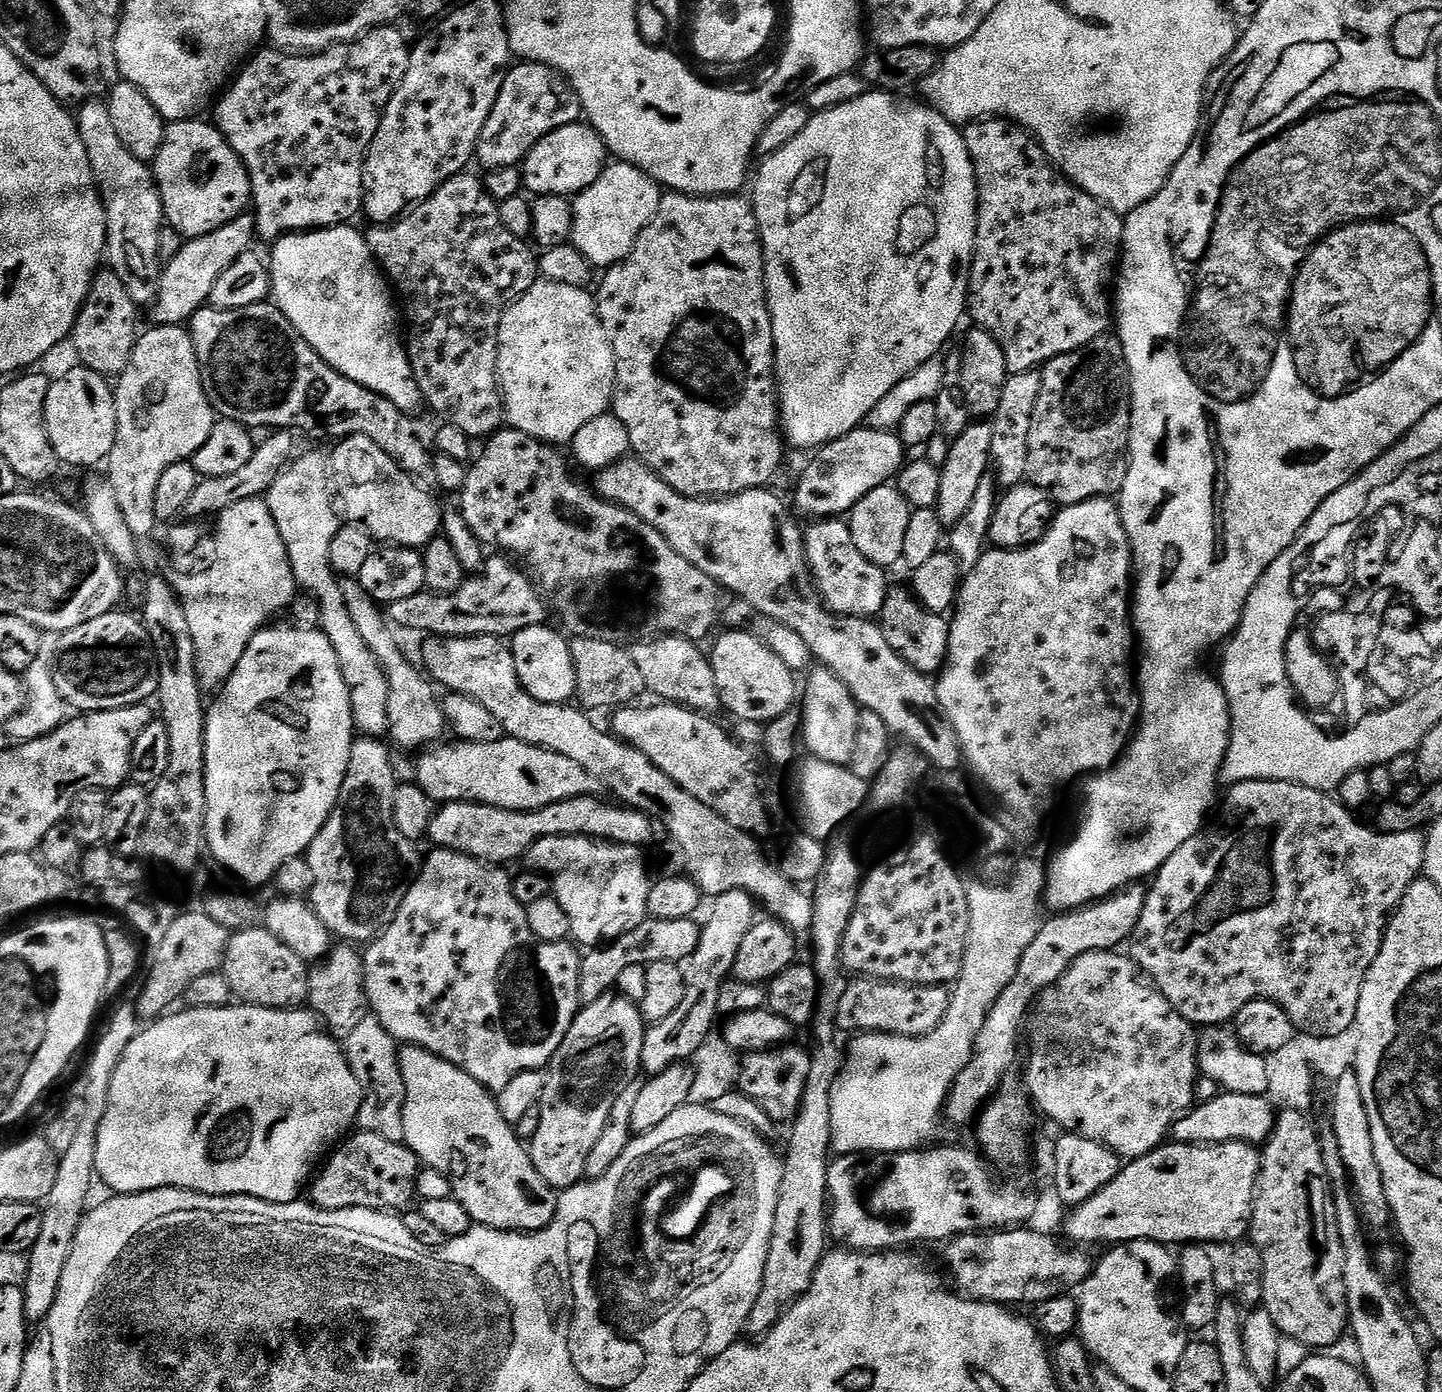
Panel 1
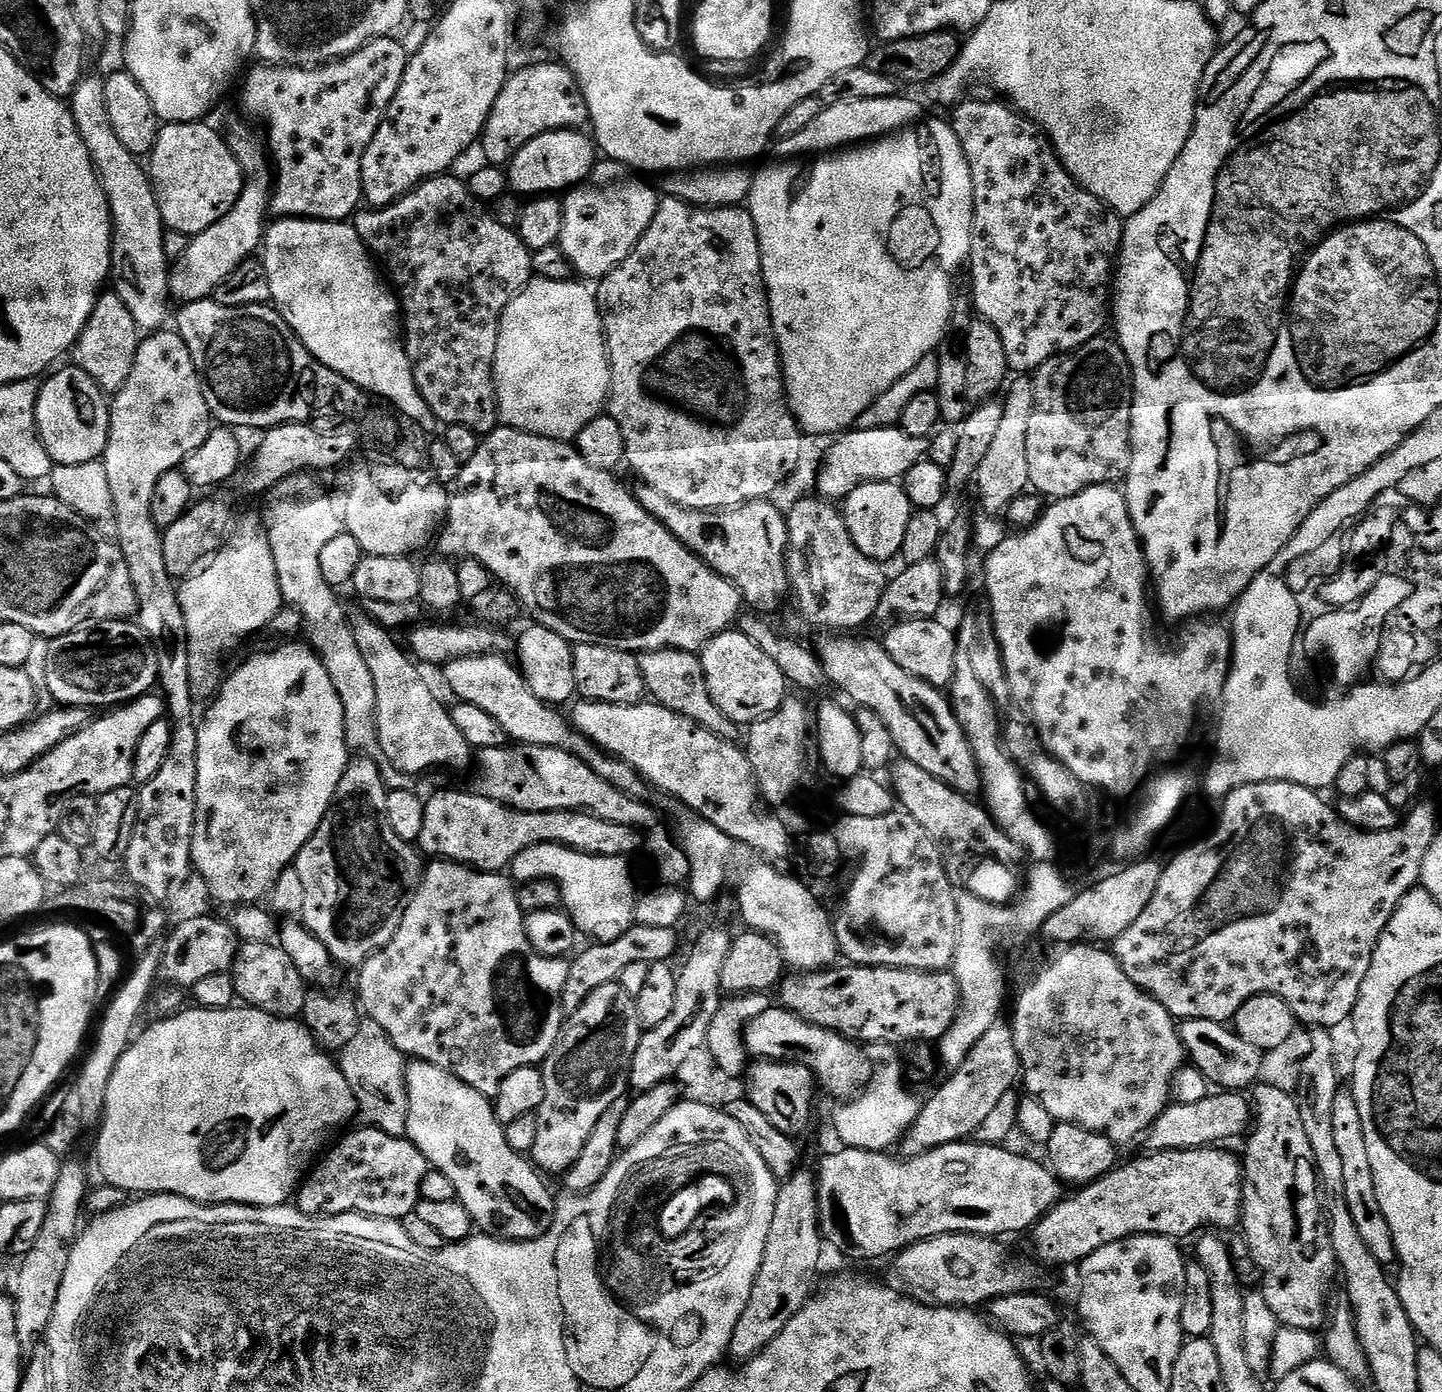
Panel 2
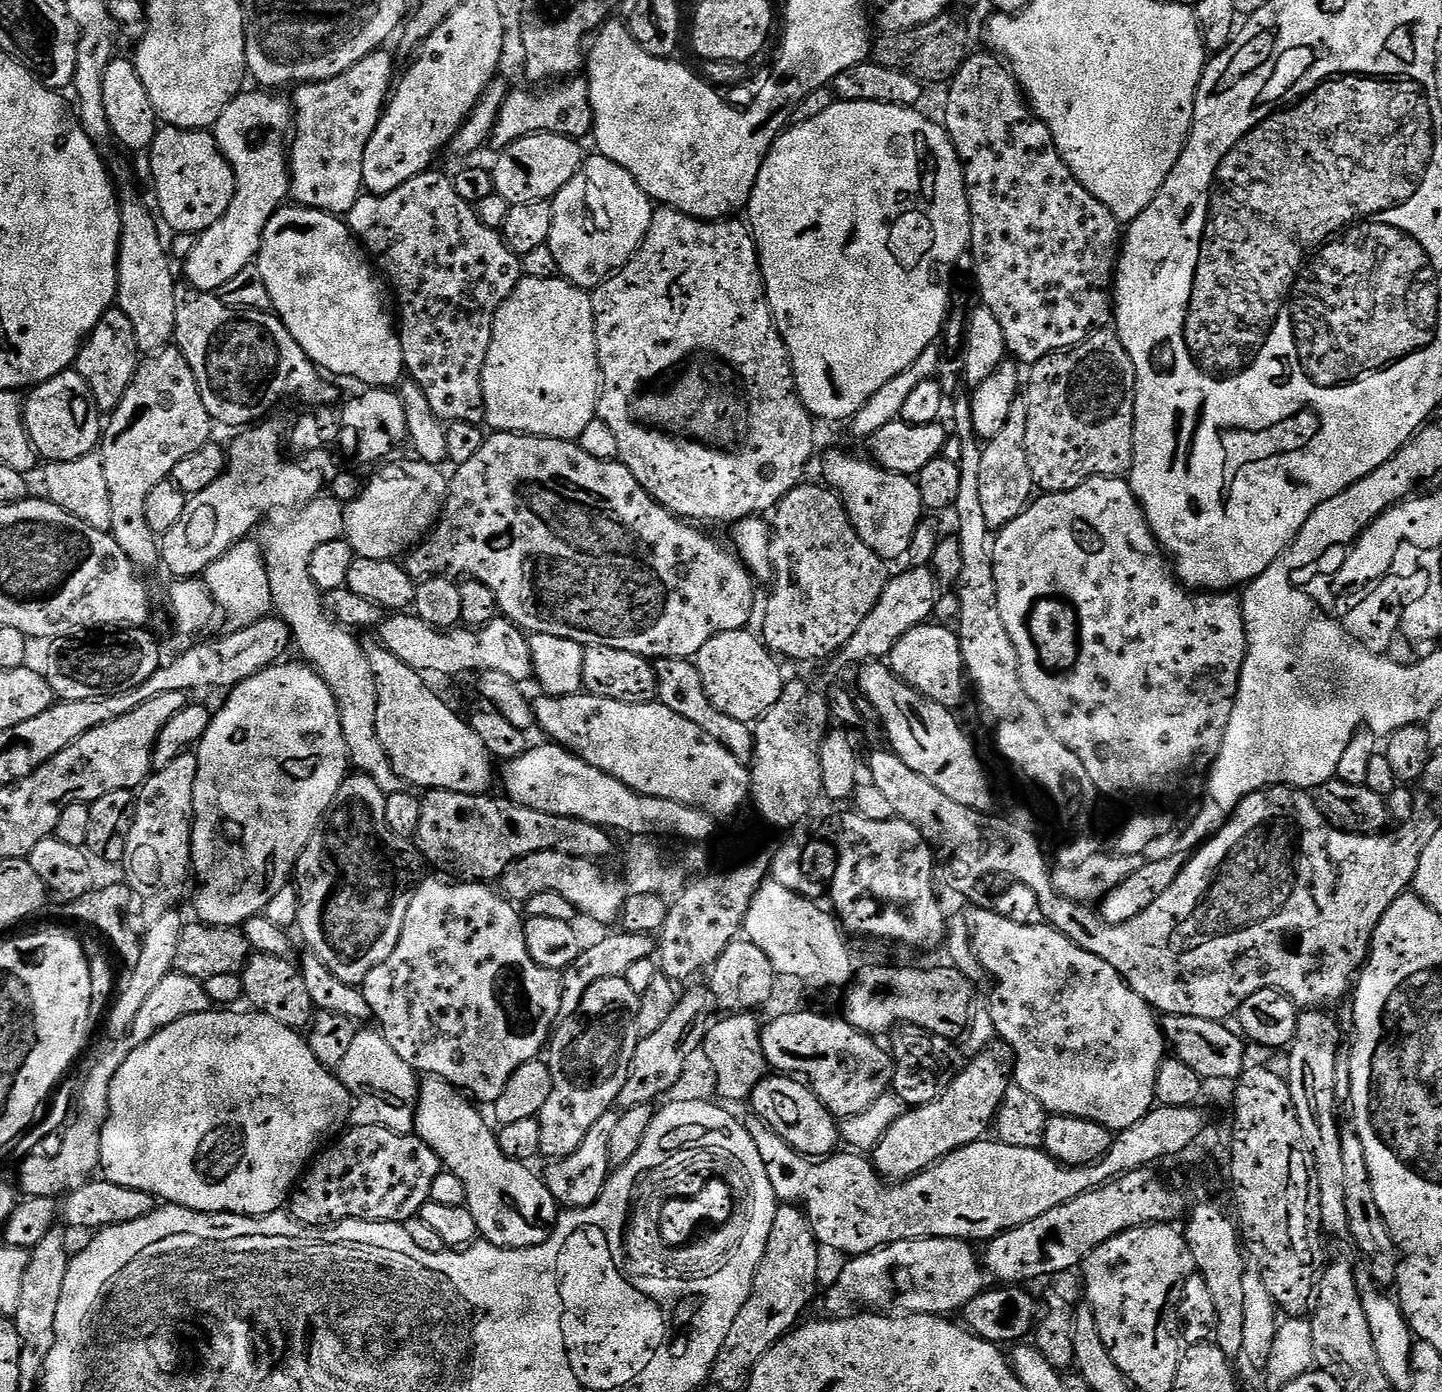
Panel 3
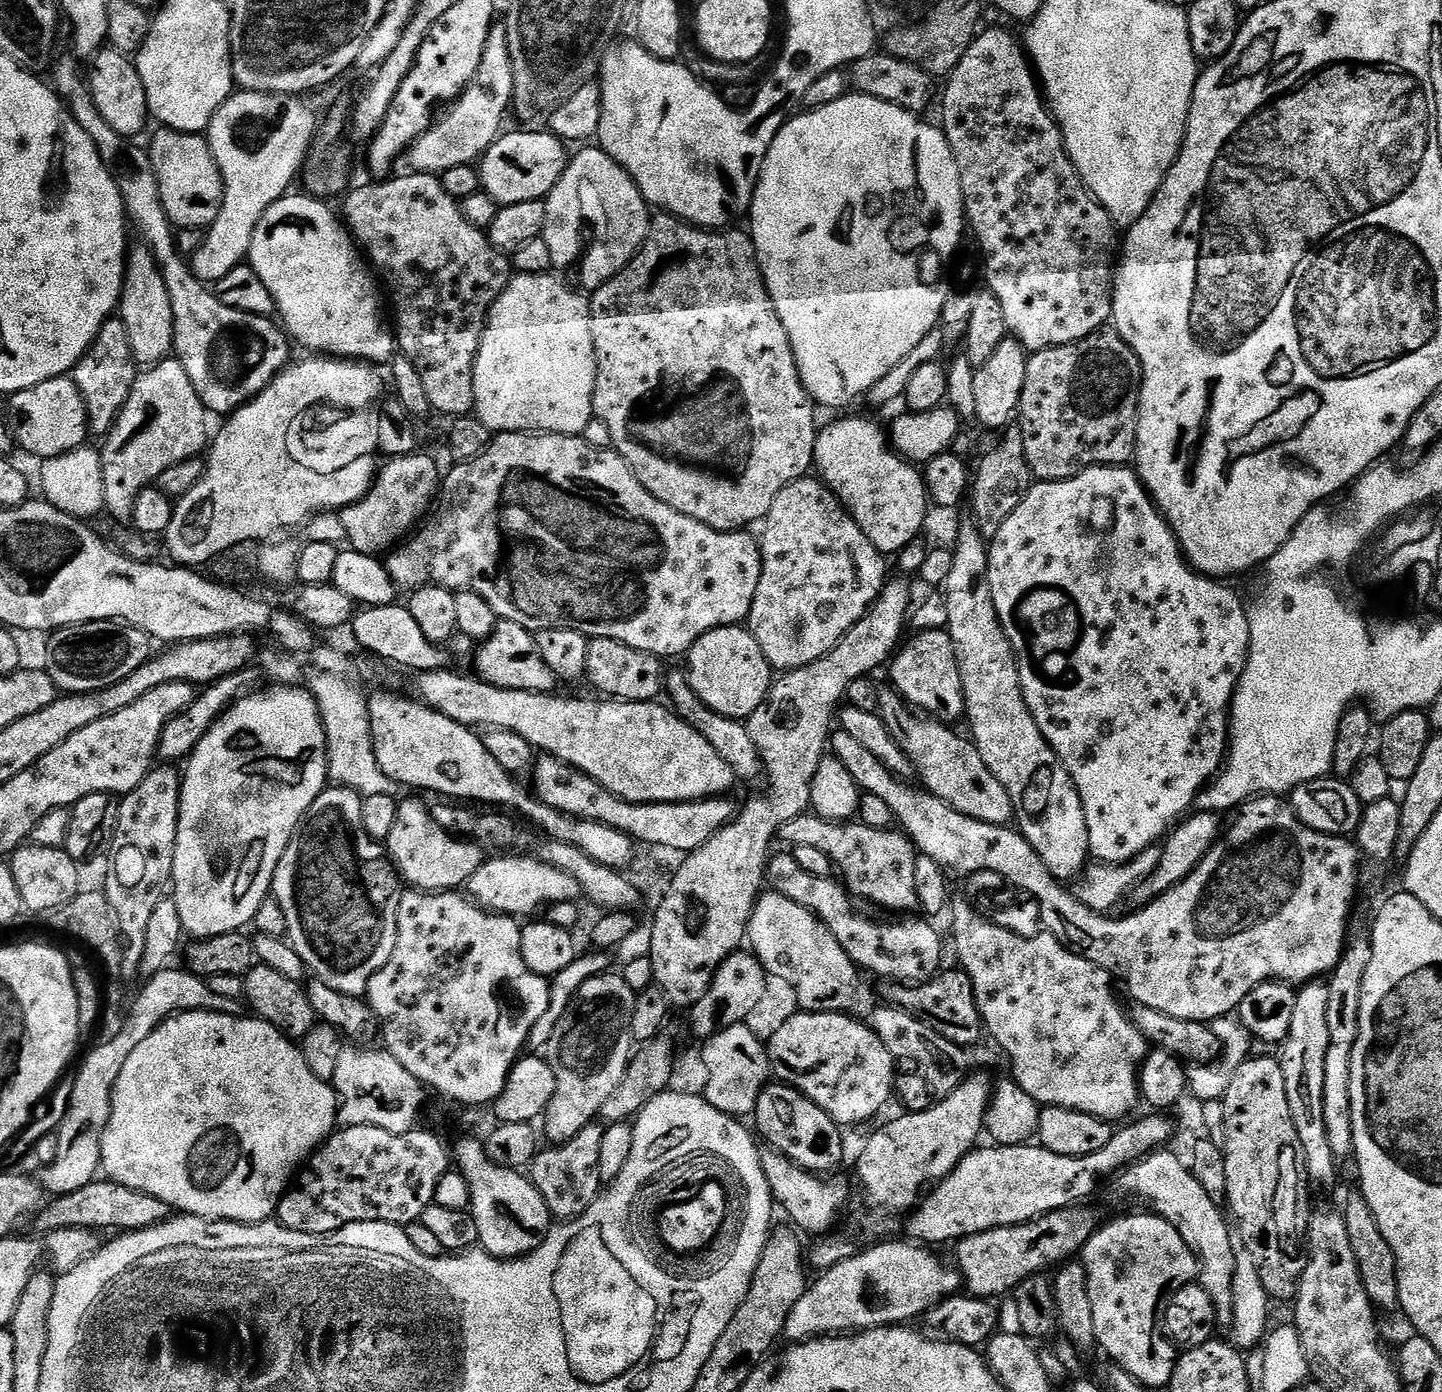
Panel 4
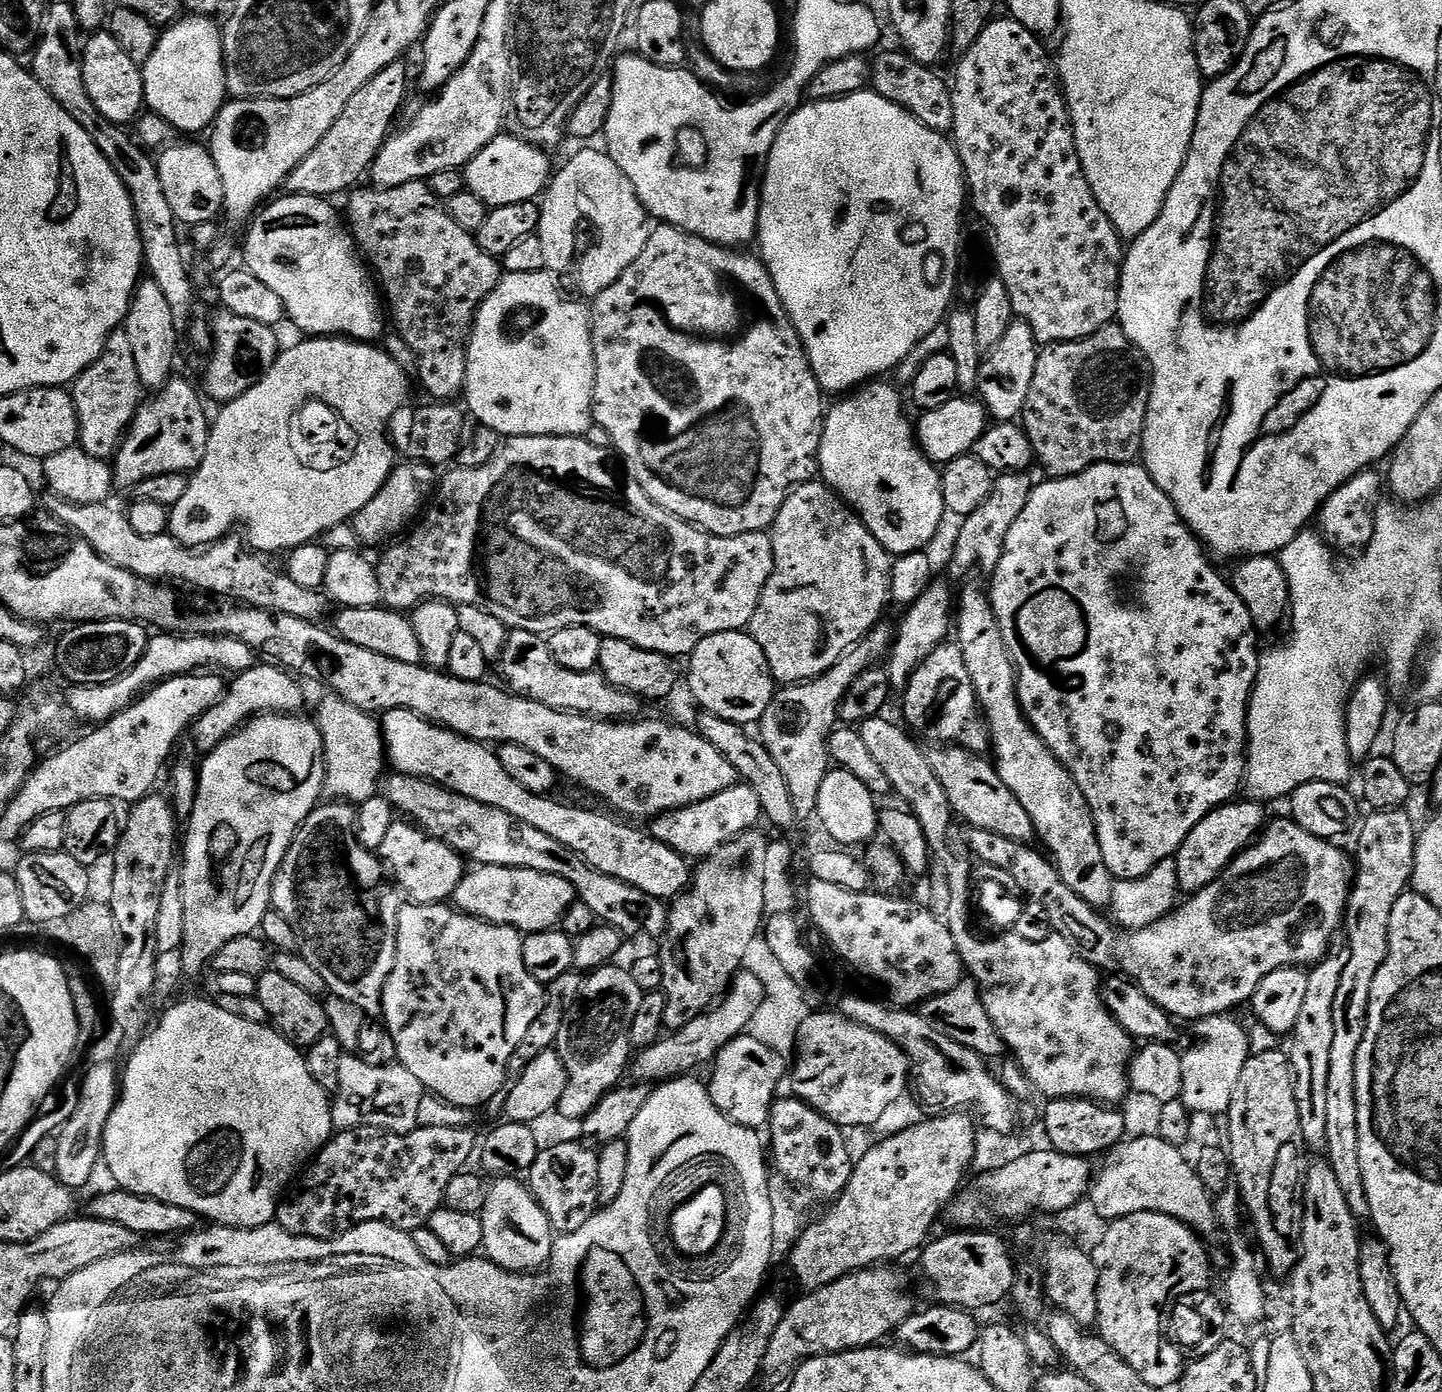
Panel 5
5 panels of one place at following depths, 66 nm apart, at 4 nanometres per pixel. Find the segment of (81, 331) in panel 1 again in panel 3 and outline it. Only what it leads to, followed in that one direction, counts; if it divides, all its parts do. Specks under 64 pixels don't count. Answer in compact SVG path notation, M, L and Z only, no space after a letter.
M113 306L106 310L106 314L102 314L102 318L98 318L98 326L94 326L92 333L80 345L74 371L86 378L86 386L90 386L101 413L111 414L118 402L122 402L122 394L126 394L141 363L142 353L134 338L134 326L119 306Z

